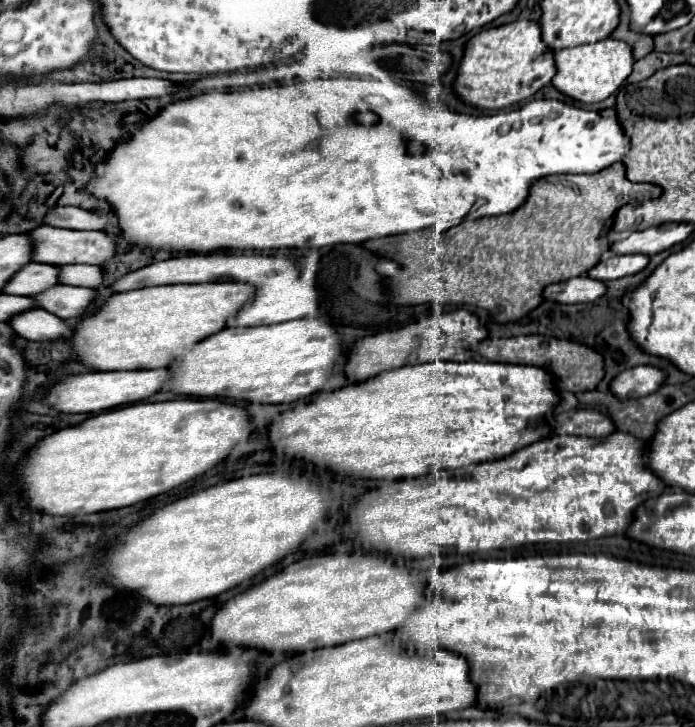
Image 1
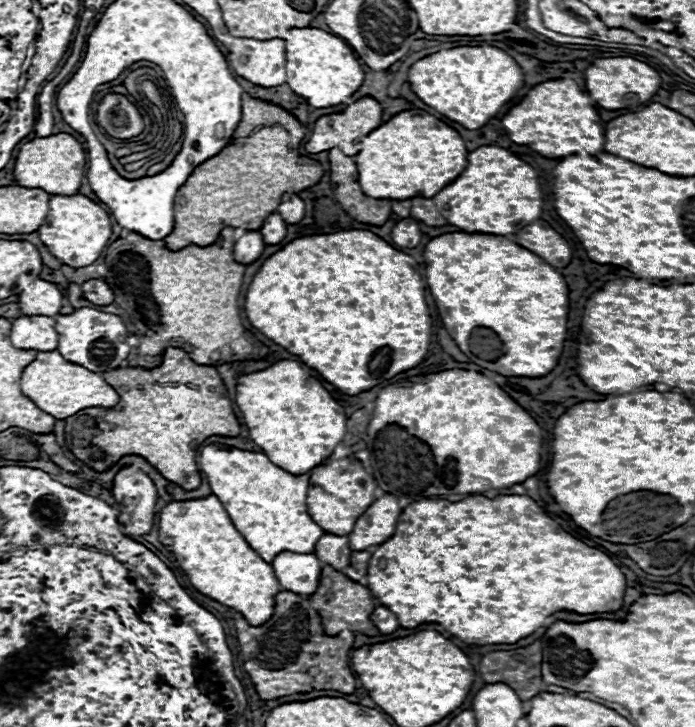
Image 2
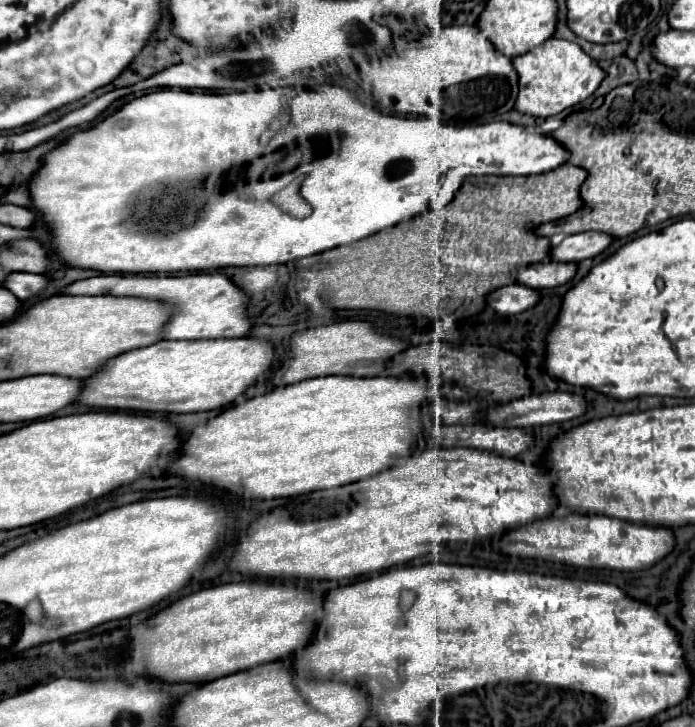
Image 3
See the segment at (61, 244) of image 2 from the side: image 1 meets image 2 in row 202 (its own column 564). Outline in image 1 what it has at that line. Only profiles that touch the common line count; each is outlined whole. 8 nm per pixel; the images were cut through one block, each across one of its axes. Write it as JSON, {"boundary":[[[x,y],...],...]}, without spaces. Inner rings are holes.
{"boundary":[[[608,38],[608,40],[594,42],[594,44],[578,46],[578,48],[558,50],[558,52],[554,52],[554,62],[556,62],[558,74],[554,76],[554,80],[550,84],[558,92],[562,92],[564,96],[568,96],[576,102],[594,104],[594,102],[602,102],[604,98],[608,98],[610,94],[614,94],[618,90],[618,86],[632,72],[634,58],[632,58],[632,48],[626,42]]]}

